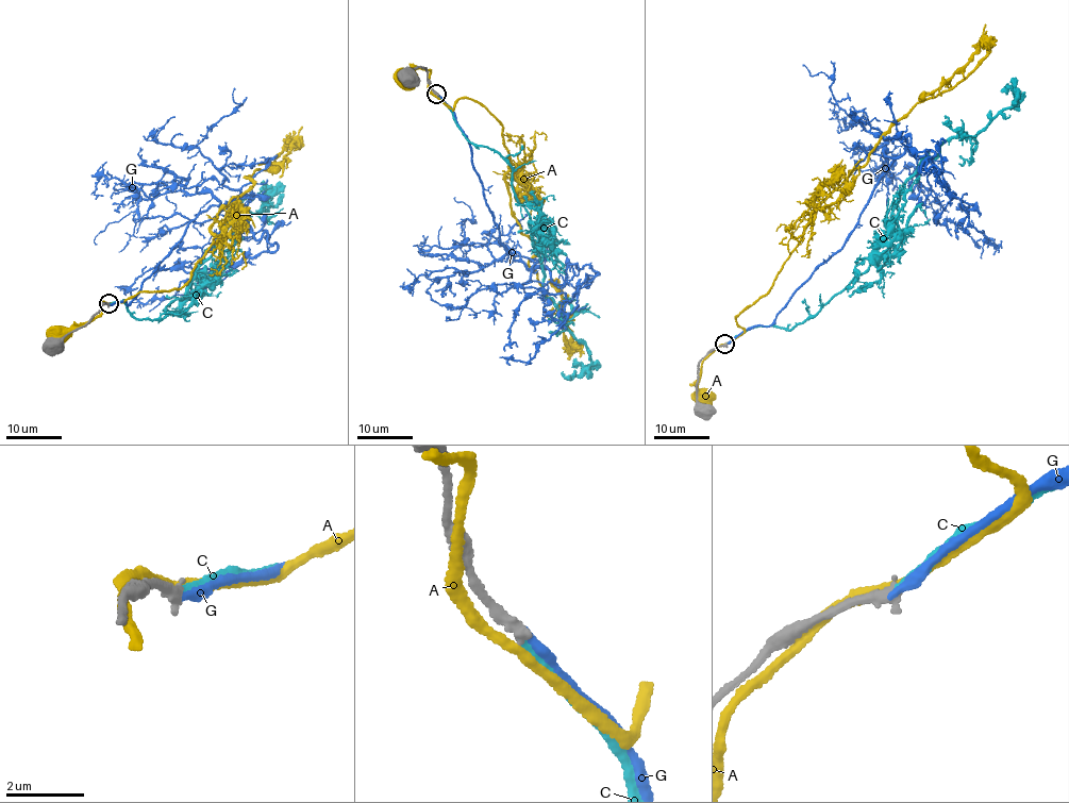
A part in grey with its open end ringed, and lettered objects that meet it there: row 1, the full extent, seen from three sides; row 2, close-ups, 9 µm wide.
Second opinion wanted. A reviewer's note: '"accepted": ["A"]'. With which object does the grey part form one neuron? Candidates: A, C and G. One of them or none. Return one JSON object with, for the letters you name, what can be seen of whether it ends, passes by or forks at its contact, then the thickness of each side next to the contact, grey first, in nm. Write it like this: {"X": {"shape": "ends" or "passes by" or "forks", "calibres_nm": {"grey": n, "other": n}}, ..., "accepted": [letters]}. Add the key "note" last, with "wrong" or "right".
{"accepted": [], "note": "wrong"}

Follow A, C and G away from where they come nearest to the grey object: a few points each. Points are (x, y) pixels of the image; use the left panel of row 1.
A: (107, 303), (102, 303), (98, 315), (61, 334)
C: (109, 304), (122, 300), (133, 317), (160, 320), (184, 296), (227, 219), (269, 206), (260, 196), (237, 199)
G: (109, 304), (128, 304), (211, 205), (247, 197), (239, 219), (277, 248), (186, 296), (145, 303), (114, 286)

